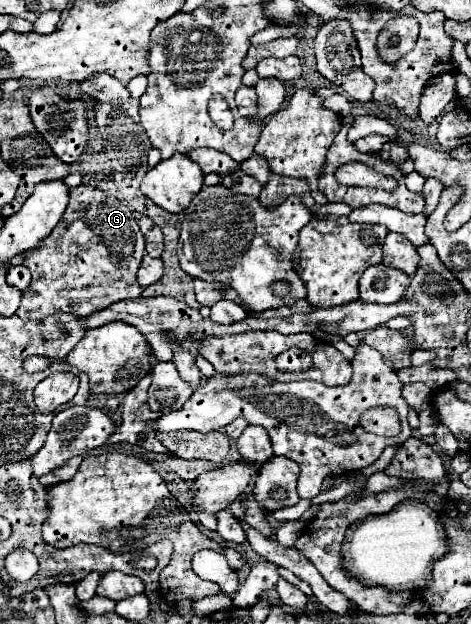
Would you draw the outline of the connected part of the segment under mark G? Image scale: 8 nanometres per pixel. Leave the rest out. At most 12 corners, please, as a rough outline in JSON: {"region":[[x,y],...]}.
{"region":[[80,185],[22,265],[20,319],[142,295],[138,201]]}

